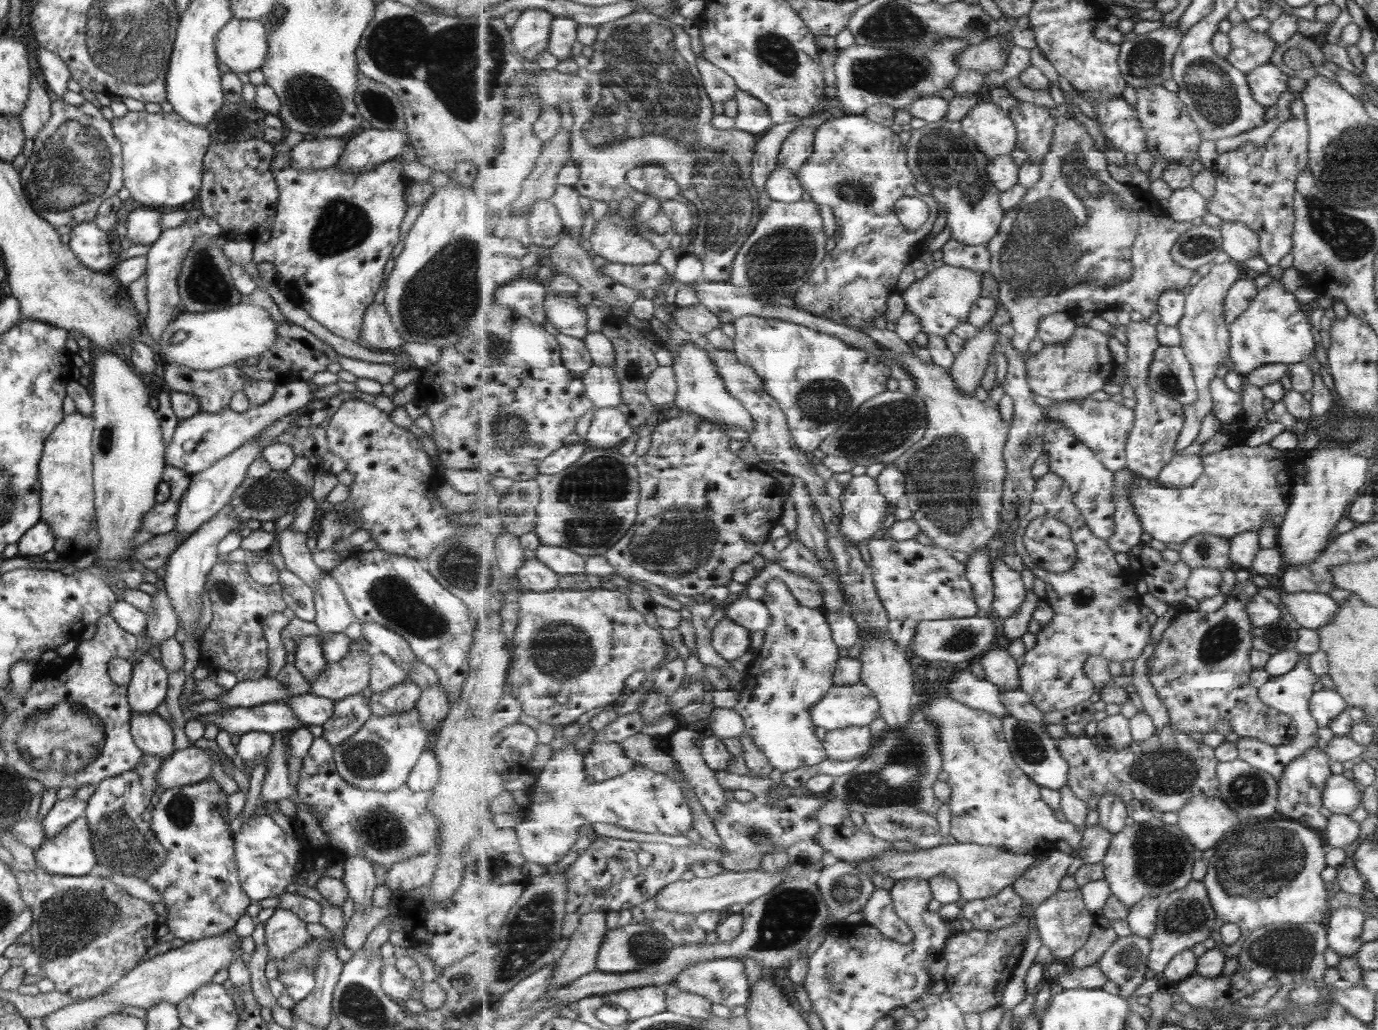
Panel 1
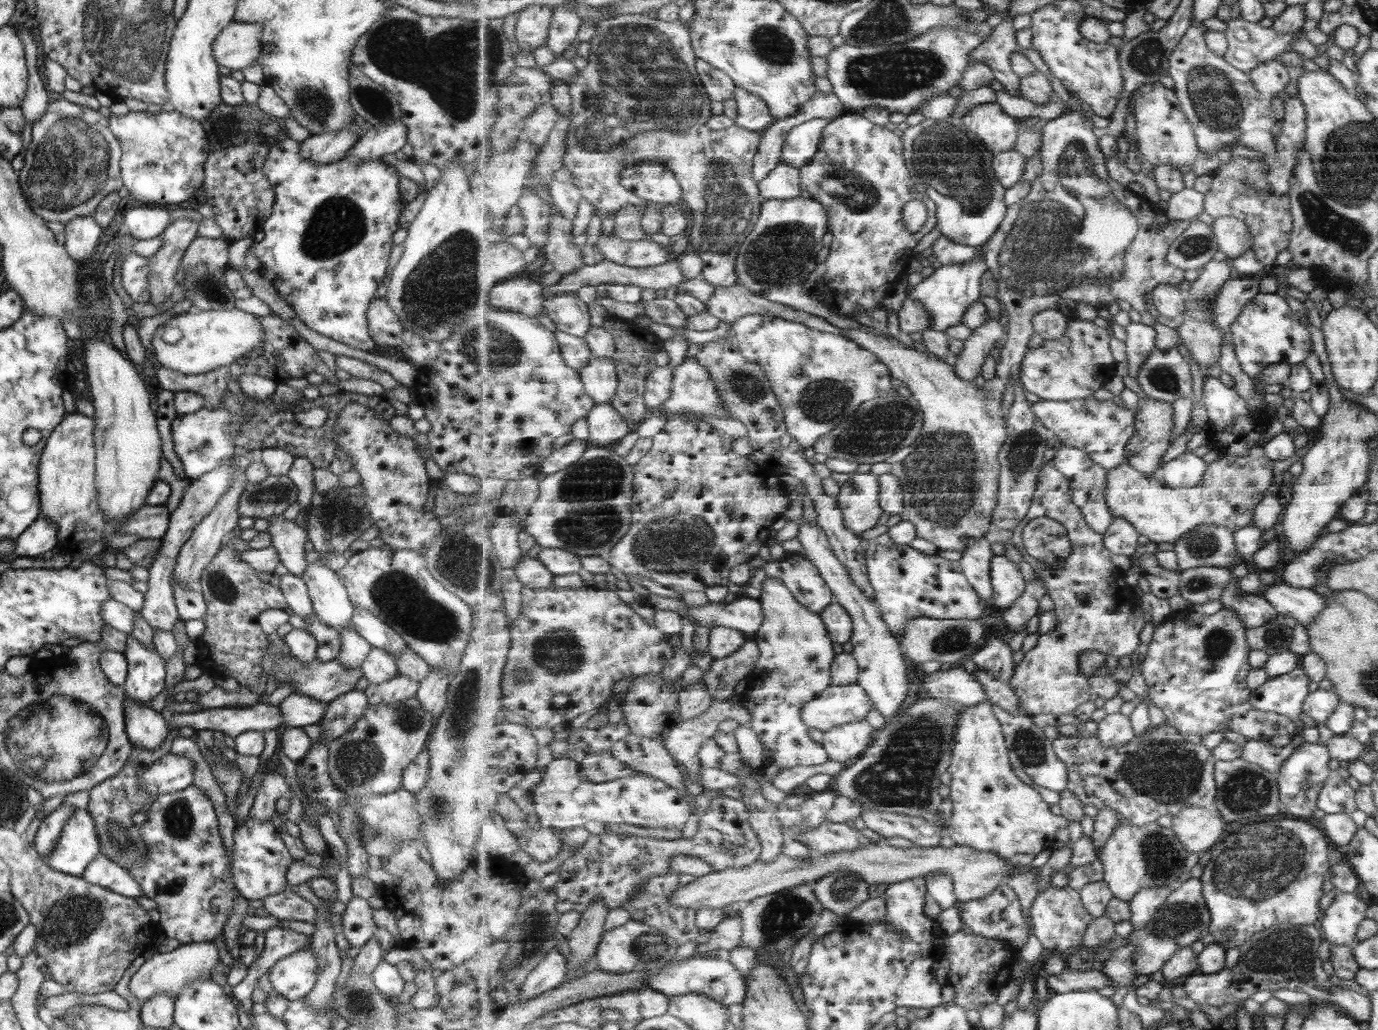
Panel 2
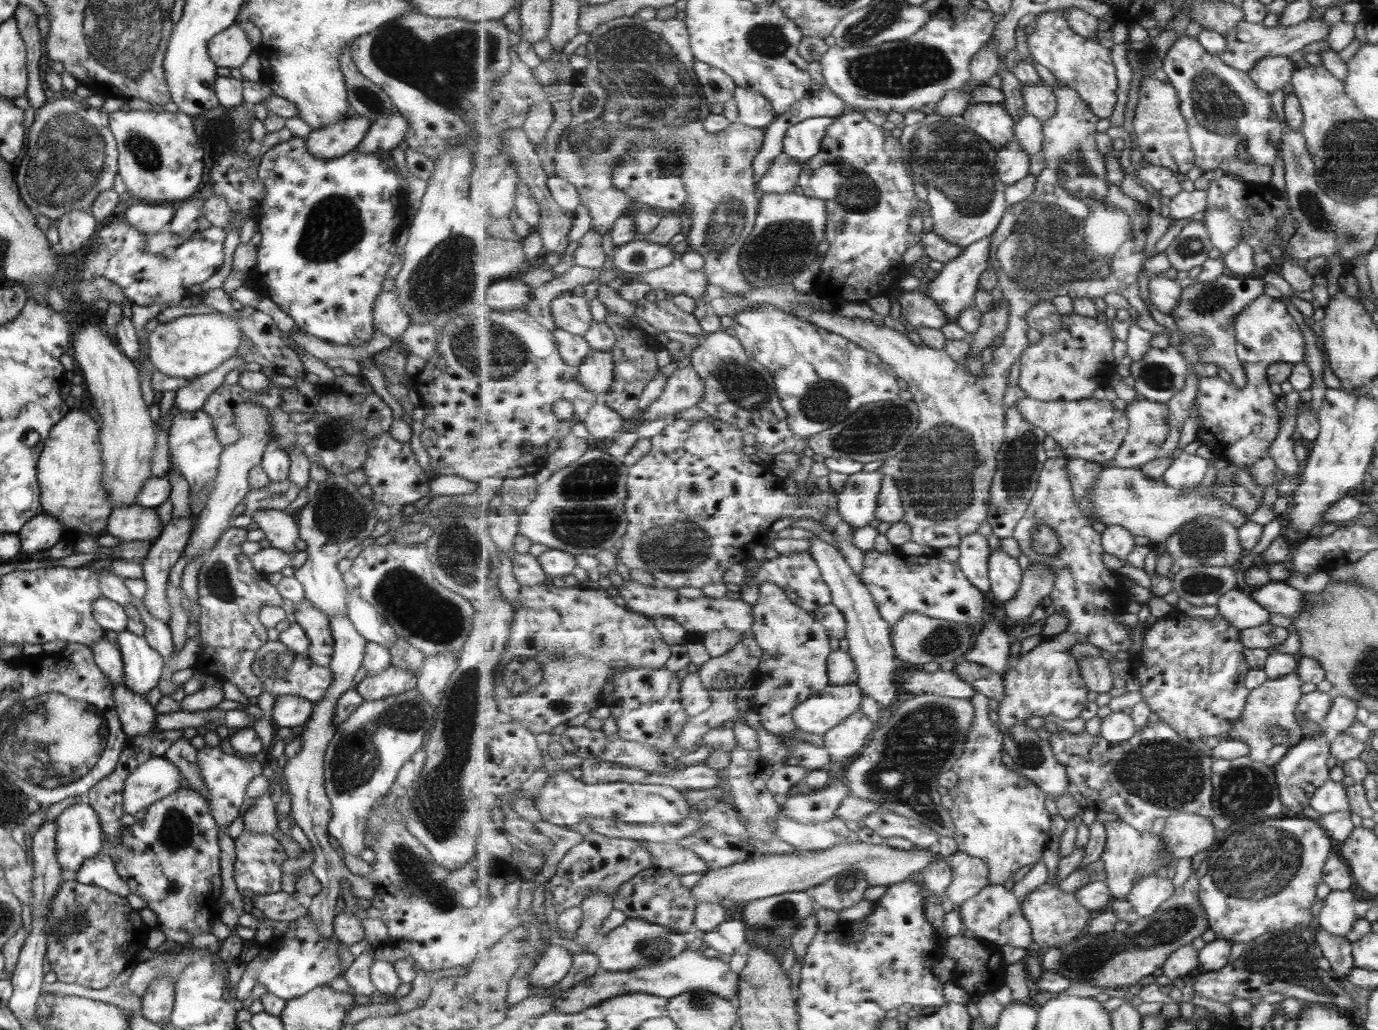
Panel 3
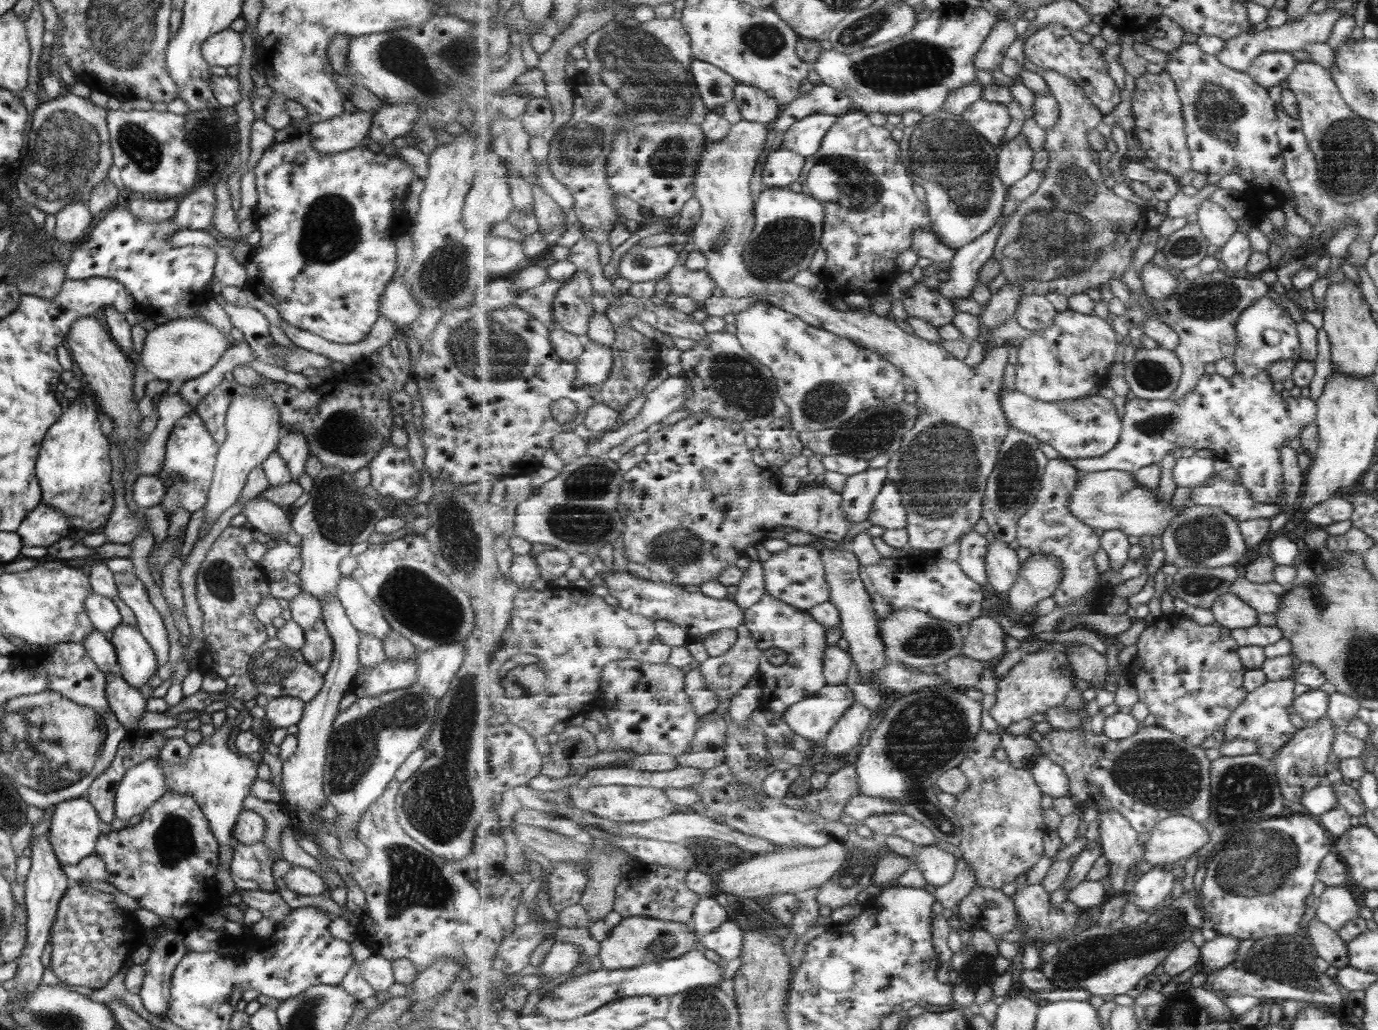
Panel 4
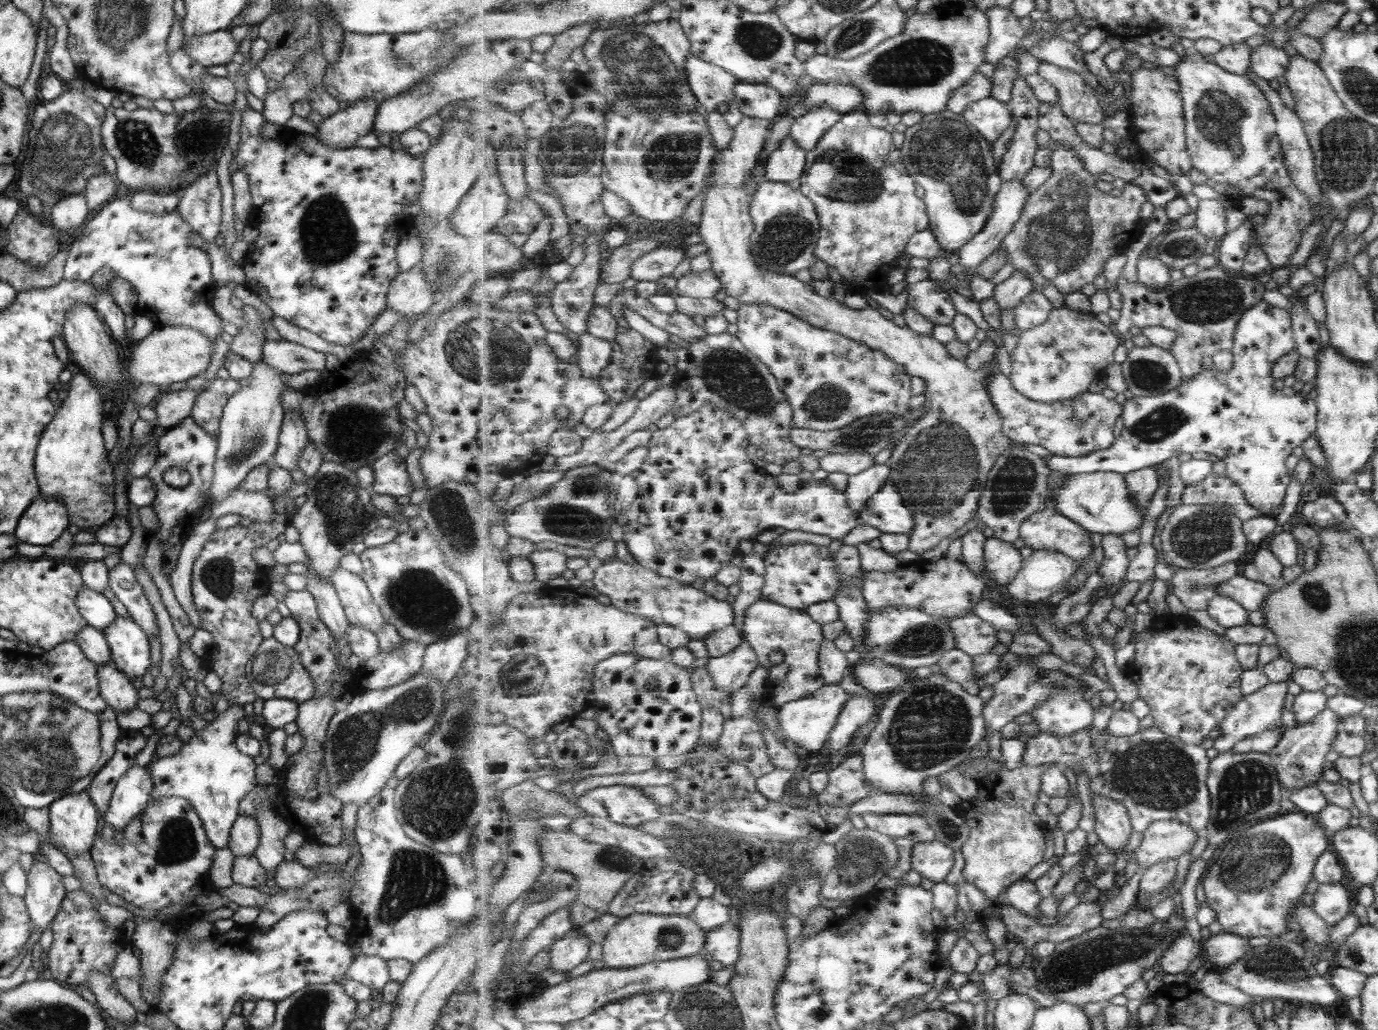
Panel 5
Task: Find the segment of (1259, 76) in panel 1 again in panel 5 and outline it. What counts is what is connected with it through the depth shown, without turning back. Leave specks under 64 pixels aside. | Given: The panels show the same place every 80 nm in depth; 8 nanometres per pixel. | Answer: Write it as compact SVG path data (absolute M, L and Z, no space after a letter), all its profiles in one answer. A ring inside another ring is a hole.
M1264 42L1253 49L1251 53L1251 70L1262 79L1269 81L1285 73L1288 67L1288 58L1289 56L1282 48Z

